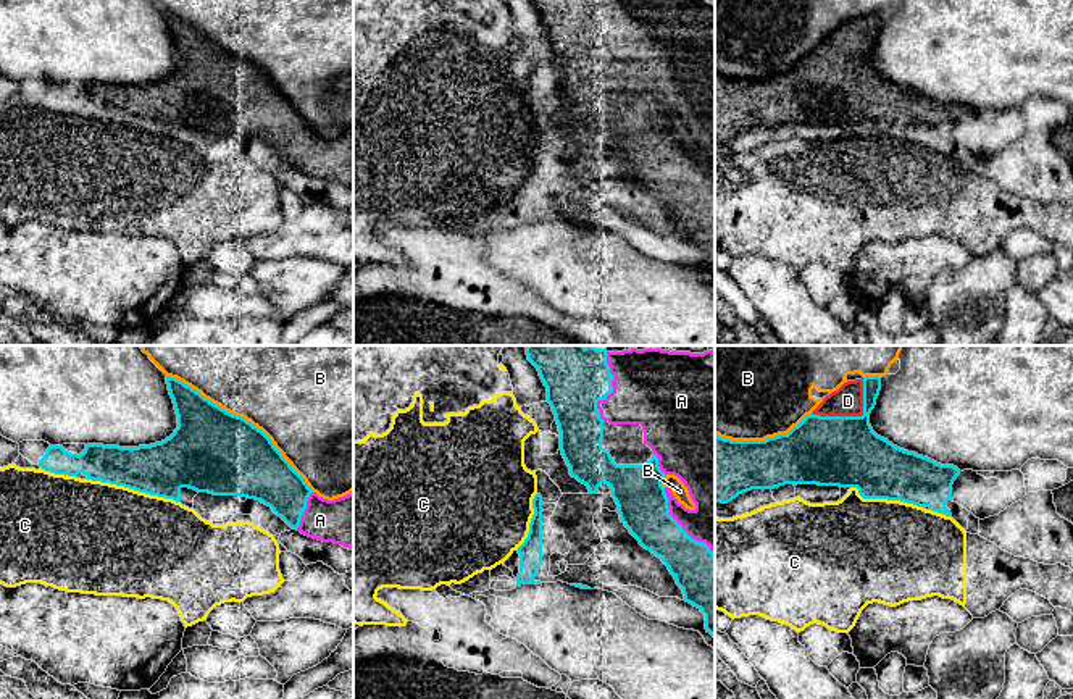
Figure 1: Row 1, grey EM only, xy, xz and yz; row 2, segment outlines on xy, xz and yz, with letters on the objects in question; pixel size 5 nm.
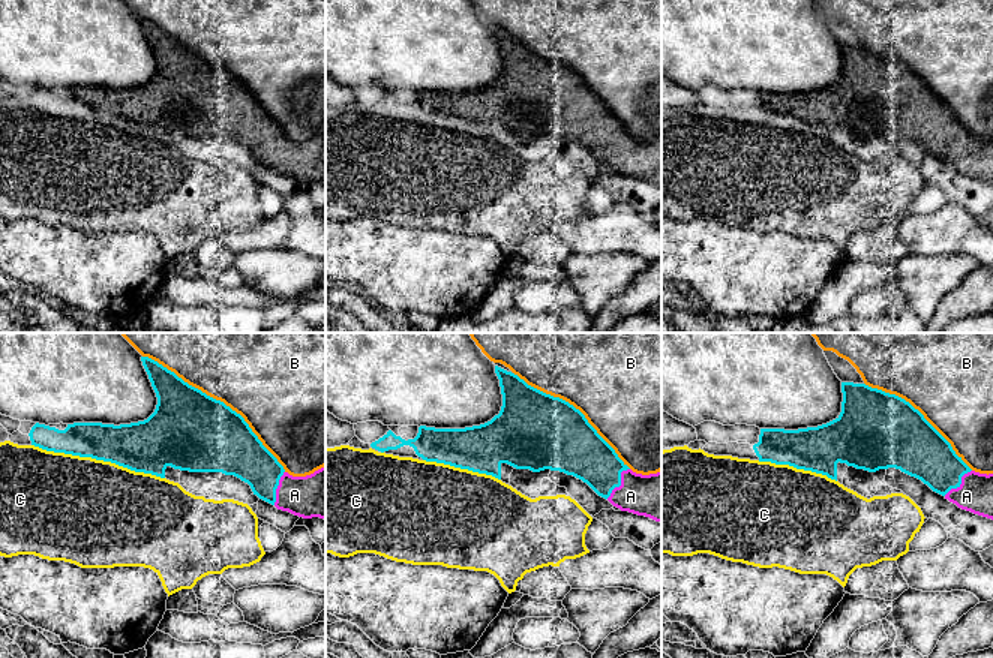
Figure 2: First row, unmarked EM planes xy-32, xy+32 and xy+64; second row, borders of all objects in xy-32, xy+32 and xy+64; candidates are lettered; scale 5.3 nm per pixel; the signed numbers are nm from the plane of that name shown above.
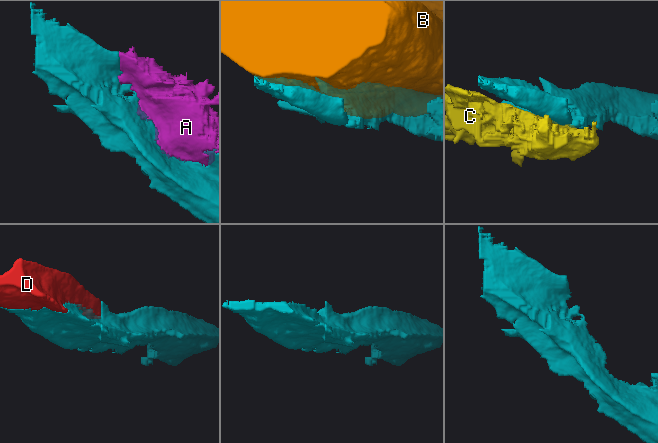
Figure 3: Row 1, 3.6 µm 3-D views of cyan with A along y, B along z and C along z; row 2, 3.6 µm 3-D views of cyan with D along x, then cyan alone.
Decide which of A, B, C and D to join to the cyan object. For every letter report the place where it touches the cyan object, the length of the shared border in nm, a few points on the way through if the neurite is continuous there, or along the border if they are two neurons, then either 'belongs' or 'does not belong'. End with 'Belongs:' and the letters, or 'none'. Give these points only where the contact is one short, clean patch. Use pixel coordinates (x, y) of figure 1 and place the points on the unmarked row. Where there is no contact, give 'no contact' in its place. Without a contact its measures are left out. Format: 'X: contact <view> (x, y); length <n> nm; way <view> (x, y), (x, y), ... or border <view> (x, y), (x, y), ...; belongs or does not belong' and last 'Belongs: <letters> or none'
A: contact xz (680, 163); length 420 nm; belongs
B: contact xy (244, 57); length 950 nm; does not belong
C: contact xy (134, 128); length 480 nm; does not belong
D: contact yz (854, 55); length 320 nm; belongs
Belongs: A, D

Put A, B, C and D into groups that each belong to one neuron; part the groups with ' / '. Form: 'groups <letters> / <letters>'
groups A D / B / C

